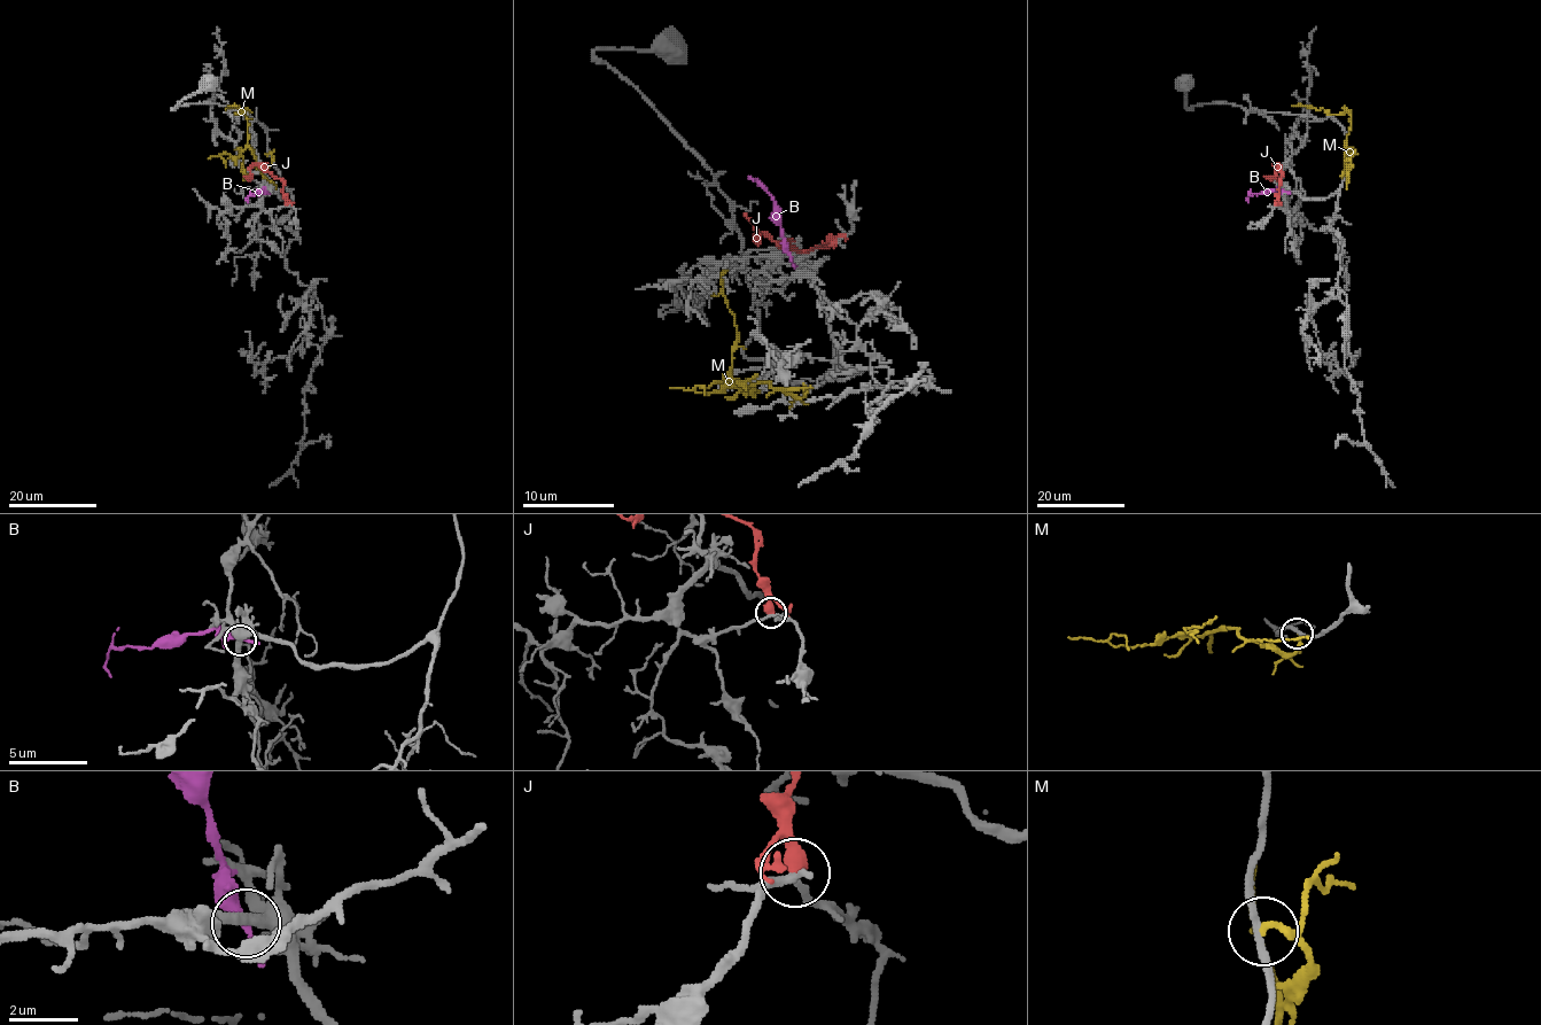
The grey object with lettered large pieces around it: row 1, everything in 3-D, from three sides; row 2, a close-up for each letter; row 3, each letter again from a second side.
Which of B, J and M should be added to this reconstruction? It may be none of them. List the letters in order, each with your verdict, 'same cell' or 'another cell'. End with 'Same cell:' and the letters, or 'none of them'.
B: another cell
J: another cell
M: same cell
Same cell: M

